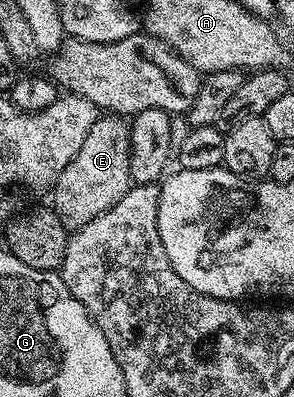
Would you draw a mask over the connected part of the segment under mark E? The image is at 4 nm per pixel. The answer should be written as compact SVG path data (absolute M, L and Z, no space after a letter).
M120 114L98 115L95 126L87 134L79 154L67 162L63 174L51 186L53 212L63 222L63 226L76 230L87 226L99 214L111 210L119 198L128 194L131 187L129 179L129 155L131 154L130 121Z

